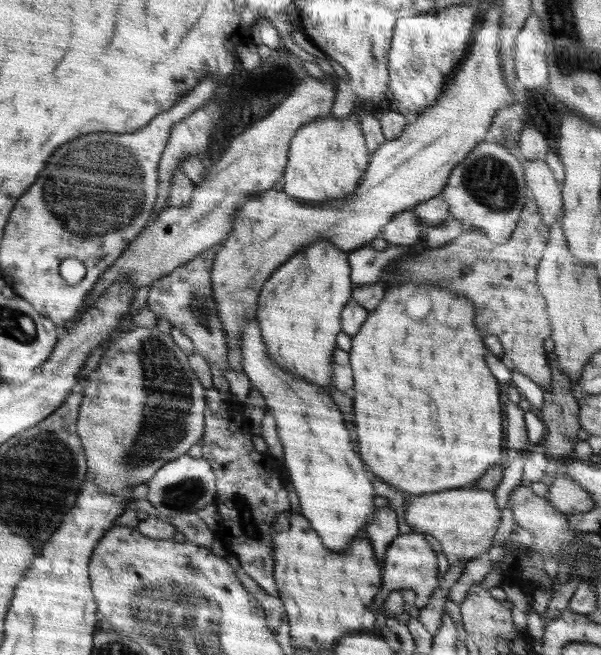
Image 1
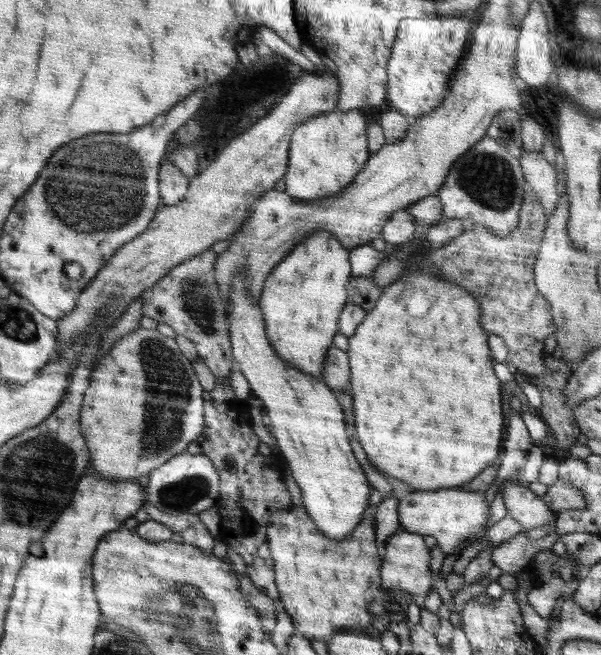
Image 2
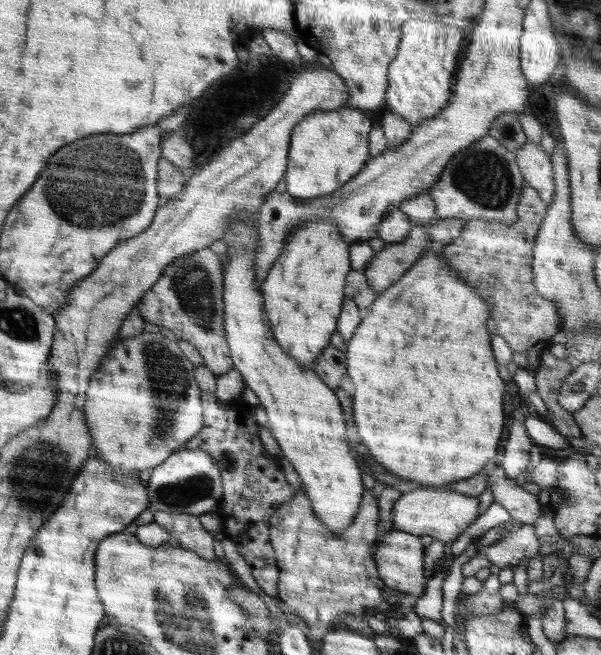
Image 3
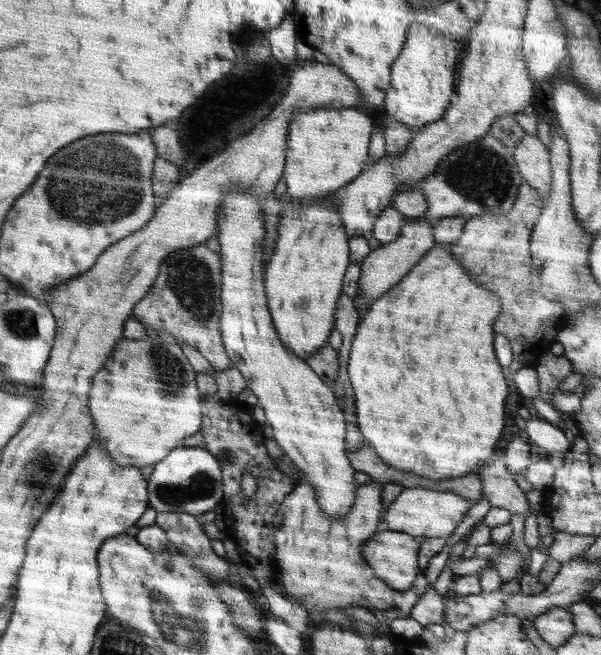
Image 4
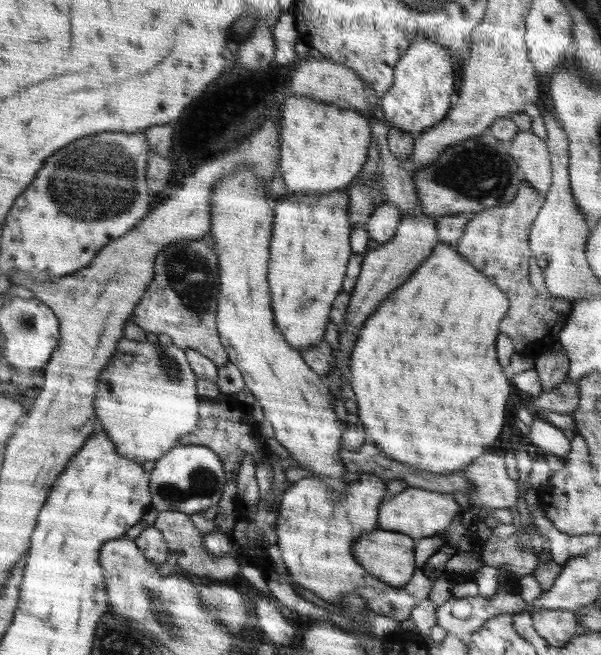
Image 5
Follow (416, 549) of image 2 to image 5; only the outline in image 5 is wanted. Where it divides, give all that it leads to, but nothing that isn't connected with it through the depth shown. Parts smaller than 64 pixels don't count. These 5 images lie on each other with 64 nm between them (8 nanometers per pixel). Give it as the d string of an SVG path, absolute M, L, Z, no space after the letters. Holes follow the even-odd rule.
M378 528L360 536L352 544L352 553L354 553L356 561L377 580L395 589L403 590L410 583L417 569L414 552L416 544L417 539L413 539L404 533Z

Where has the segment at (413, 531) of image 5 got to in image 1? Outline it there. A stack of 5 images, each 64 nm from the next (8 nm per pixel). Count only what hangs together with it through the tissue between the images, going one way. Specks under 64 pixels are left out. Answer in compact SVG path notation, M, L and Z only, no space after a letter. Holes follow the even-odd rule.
M462 487L422 496L408 496L404 518L414 532L431 534L440 542L442 553L452 567L454 564L464 566L480 554L489 552L501 523L502 512L497 508L494 491Z

